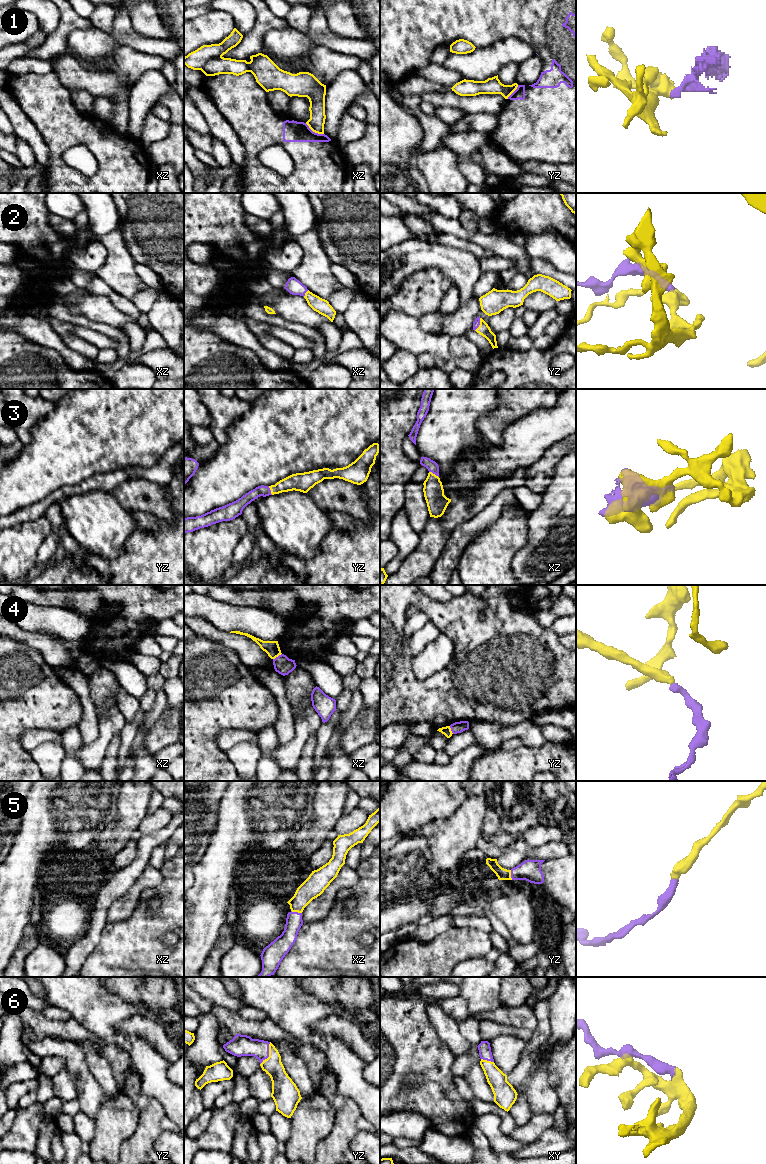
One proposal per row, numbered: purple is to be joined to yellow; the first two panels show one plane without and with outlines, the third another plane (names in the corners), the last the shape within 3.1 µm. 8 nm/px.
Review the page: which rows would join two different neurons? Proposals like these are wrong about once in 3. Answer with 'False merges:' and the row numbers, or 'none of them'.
False merges: 1, 4

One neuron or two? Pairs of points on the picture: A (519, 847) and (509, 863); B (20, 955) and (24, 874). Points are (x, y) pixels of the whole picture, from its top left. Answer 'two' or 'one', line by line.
A: one
B: two

